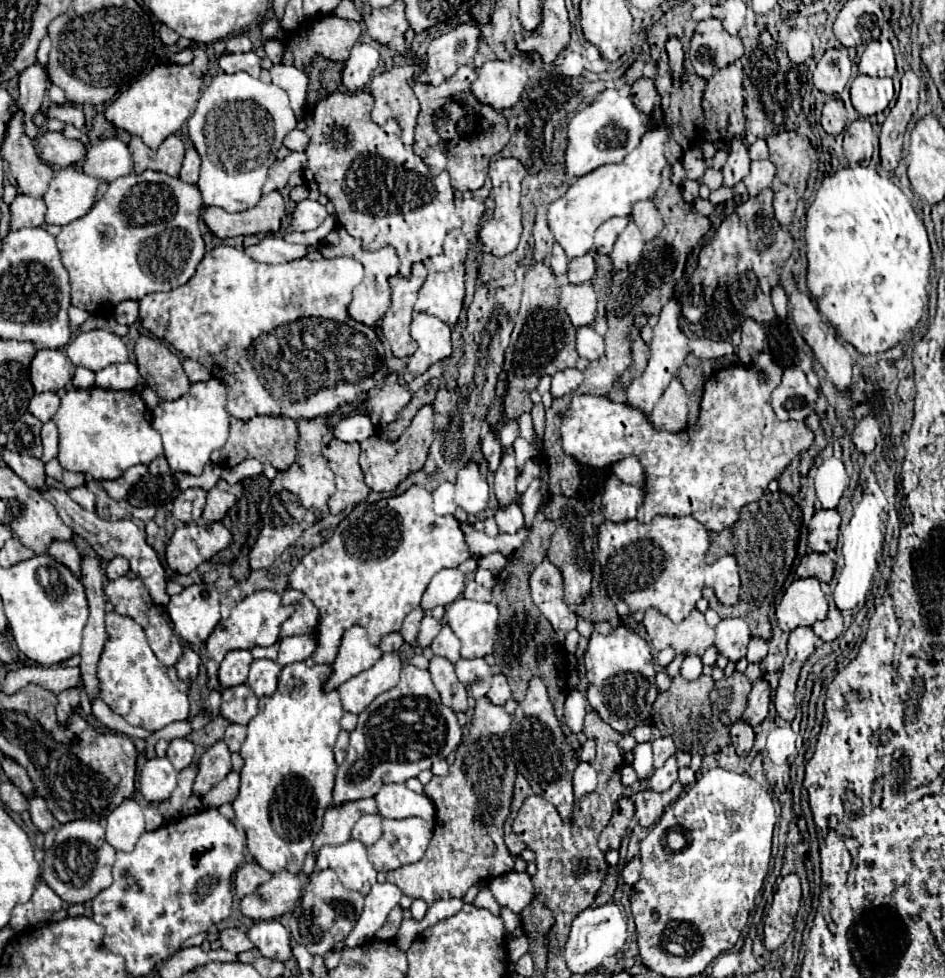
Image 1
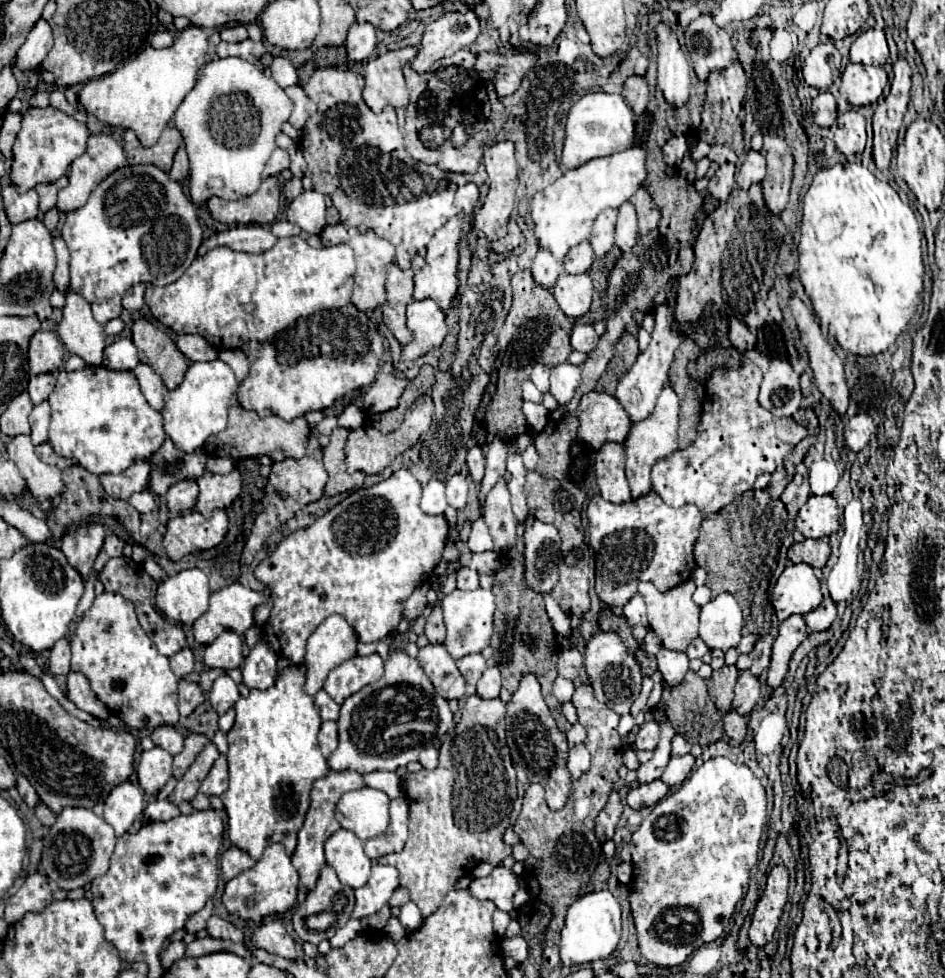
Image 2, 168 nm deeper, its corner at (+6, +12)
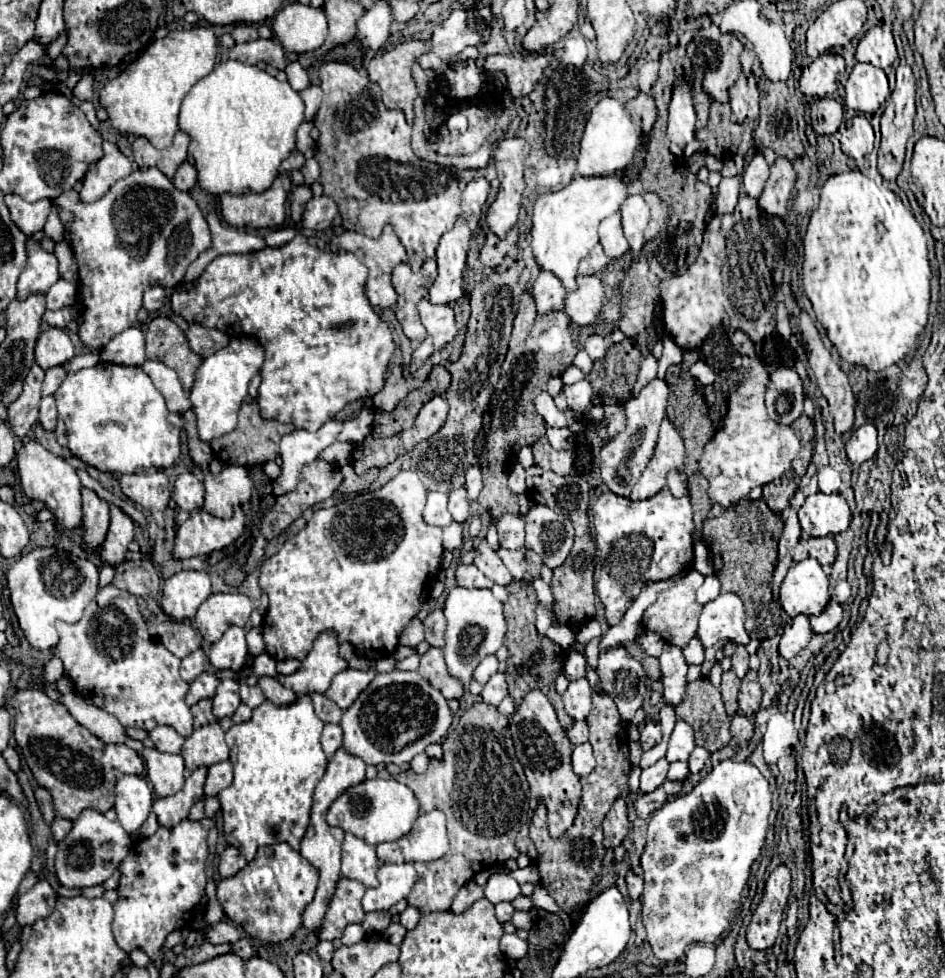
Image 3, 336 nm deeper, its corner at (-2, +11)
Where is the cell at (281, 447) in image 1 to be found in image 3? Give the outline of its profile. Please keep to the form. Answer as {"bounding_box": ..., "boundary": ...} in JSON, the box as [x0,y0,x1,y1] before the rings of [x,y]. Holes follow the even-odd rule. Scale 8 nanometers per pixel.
{"bounding_box":[209,402,297,466],"boundary":[[[245,402],[239,410],[239,424],[233,432],[223,434],[215,440],[209,442],[209,446],[213,448],[215,456],[223,462],[223,464],[239,464],[239,466],[255,466],[255,464],[265,464],[269,460],[275,460],[279,454],[279,440],[285,434],[295,432],[297,428],[291,424],[281,424],[277,420],[263,420],[259,416],[259,406],[257,402]]]}

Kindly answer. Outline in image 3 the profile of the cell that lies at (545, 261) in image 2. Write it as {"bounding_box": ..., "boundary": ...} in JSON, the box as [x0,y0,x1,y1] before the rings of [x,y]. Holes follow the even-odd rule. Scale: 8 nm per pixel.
{"bounding_box":[533,270,565,312],"boundary":[[[541,270],[533,284],[533,298],[537,304],[539,312],[551,312],[551,310],[563,310],[563,298],[565,298],[565,288],[561,280],[549,272]]]}

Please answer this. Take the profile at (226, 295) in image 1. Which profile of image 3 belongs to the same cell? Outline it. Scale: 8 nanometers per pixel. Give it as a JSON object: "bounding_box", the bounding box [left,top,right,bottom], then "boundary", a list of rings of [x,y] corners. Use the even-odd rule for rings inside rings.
{"bounding_box":[169,236,395,432],"boundary":[[[295,236],[289,244],[285,244],[281,248],[265,248],[265,250],[251,252],[251,254],[223,254],[223,256],[217,256],[197,280],[183,282],[179,288],[175,288],[175,292],[171,294],[169,300],[171,300],[173,312],[179,314],[187,322],[201,324],[205,328],[217,328],[217,330],[225,332],[229,338],[243,338],[243,336],[255,338],[265,348],[265,364],[261,368],[261,386],[259,386],[259,394],[257,394],[257,404],[259,404],[259,410],[261,410],[261,418],[265,418],[265,420],[275,418],[275,420],[279,420],[283,424],[293,424],[297,428],[313,432],[313,430],[321,428],[337,412],[341,412],[347,402],[357,400],[357,398],[373,396],[383,388],[385,370],[387,370],[387,364],[389,364],[389,360],[393,356],[395,344],[393,344],[389,326],[373,312],[373,308],[371,308],[371,304],[369,304],[369,300],[365,296],[365,280],[367,280],[367,268],[351,252],[333,254],[333,252],[319,250],[317,246],[307,244],[305,236]]]}

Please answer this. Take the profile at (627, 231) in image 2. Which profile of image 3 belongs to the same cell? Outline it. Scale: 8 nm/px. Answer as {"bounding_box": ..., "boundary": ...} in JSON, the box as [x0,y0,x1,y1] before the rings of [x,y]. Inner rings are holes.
{"bounding_box":[621,194,649,257],"boundary":[[[631,194],[621,208],[623,214],[623,230],[625,230],[625,238],[629,242],[630,251],[634,257],[639,255],[645,244],[643,238],[643,230],[649,222],[649,208],[643,200],[641,194]]]}

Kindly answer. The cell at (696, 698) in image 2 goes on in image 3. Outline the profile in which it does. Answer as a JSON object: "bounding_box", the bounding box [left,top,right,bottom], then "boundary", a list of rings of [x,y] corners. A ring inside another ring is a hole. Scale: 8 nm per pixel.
{"bounding_box":[675,678,731,752],"boundary":[[[707,678],[689,682],[689,692],[683,704],[675,708],[675,712],[677,718],[687,722],[695,730],[697,746],[715,752],[729,744],[731,718],[723,708],[719,690]]]}

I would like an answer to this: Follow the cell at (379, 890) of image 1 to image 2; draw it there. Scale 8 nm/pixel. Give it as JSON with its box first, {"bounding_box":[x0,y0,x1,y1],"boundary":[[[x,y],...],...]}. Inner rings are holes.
{"bounding_box":[351,865,399,919],"boundary":[[[373,865],[371,877],[365,887],[355,889],[355,909],[351,913],[353,919],[363,919],[367,915],[377,913],[393,895],[393,891],[399,887],[399,871],[391,865]]]}

